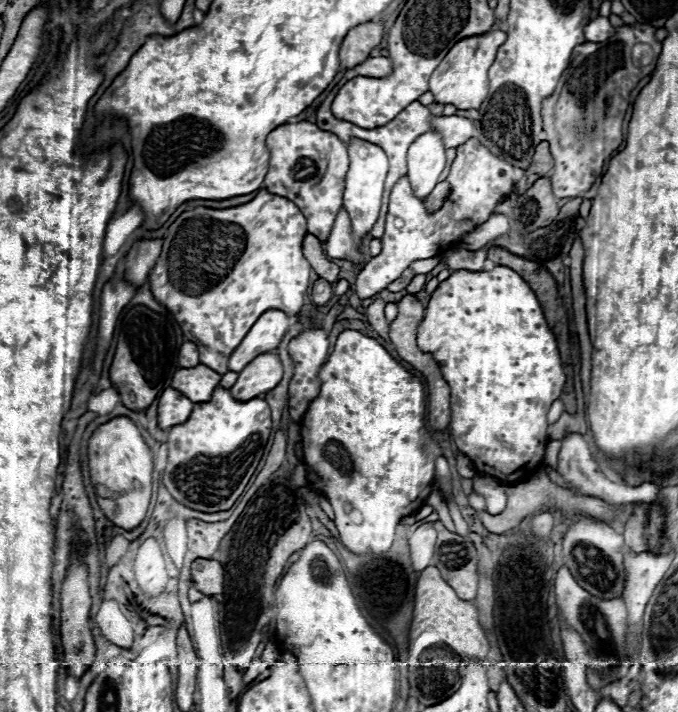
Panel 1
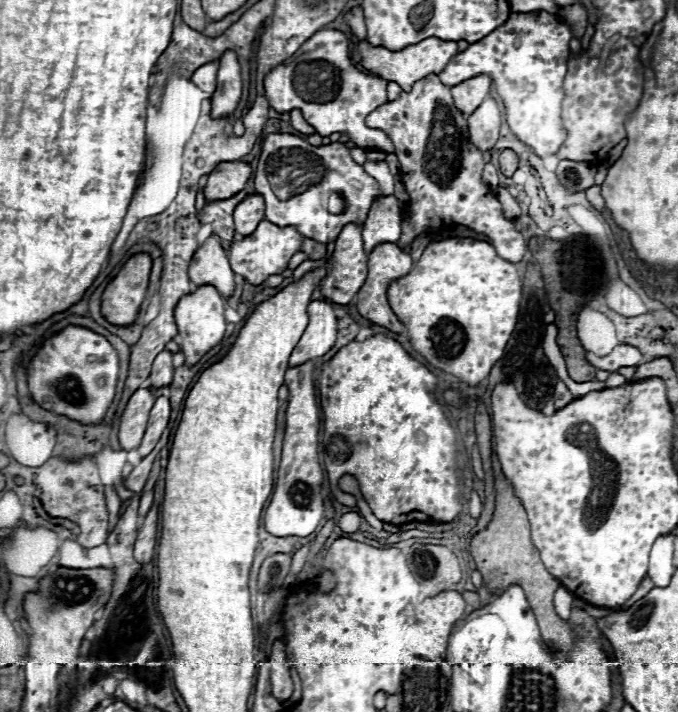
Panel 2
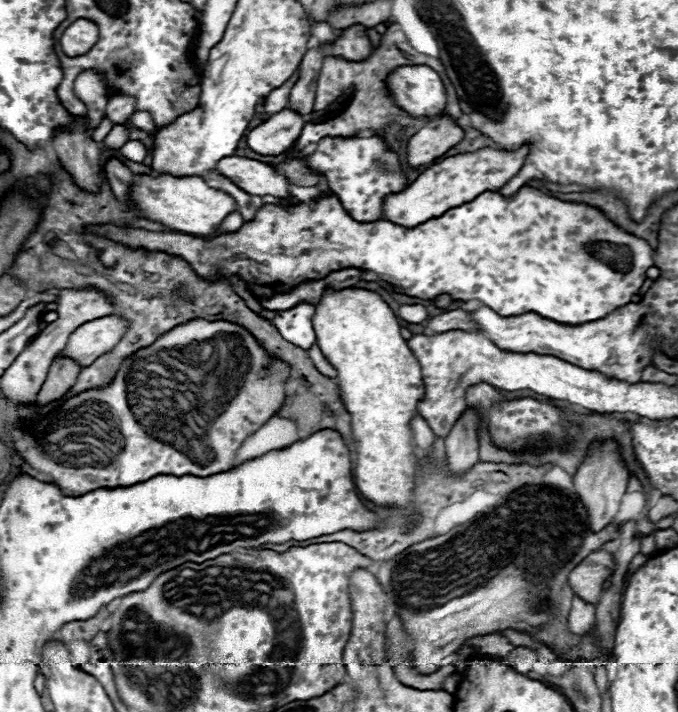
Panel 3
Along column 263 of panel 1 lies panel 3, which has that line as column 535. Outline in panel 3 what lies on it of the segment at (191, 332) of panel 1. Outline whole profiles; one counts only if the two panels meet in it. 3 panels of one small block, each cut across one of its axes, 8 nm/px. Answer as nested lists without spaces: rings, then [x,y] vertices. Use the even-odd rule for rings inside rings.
[[[522,188],[514,198],[504,198],[498,192],[484,192],[476,200],[452,208],[440,218],[432,218],[424,224],[418,224],[416,228],[404,228],[386,220],[360,224],[352,220],[348,212],[344,212],[344,206],[332,194],[318,200],[316,210],[310,210],[306,204],[264,204],[256,212],[256,218],[252,222],[244,224],[234,234],[214,238],[214,242],[200,240],[196,236],[150,232],[142,228],[122,230],[112,226],[94,230],[122,244],[144,246],[148,250],[164,250],[168,254],[182,256],[204,278],[216,278],[220,270],[226,268],[232,274],[242,276],[256,298],[288,292],[304,280],[320,280],[332,270],[336,272],[342,268],[362,268],[372,270],[380,276],[380,280],[396,286],[406,296],[432,300],[440,294],[450,294],[452,300],[480,300],[490,310],[506,318],[534,312],[542,318],[568,326],[580,326],[604,318],[610,312],[630,304],[632,296],[638,294],[640,286],[646,280],[646,270],[654,266],[654,252],[646,240],[640,240],[624,232],[622,228],[616,228],[596,208],[560,202],[536,188]]]

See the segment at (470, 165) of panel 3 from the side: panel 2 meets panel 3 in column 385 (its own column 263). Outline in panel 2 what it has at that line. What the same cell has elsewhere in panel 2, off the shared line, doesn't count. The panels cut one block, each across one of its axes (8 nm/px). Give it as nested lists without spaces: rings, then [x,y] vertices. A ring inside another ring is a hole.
[[[252,194],[244,198],[234,210],[234,226],[240,236],[250,236],[264,220],[264,198]]]

